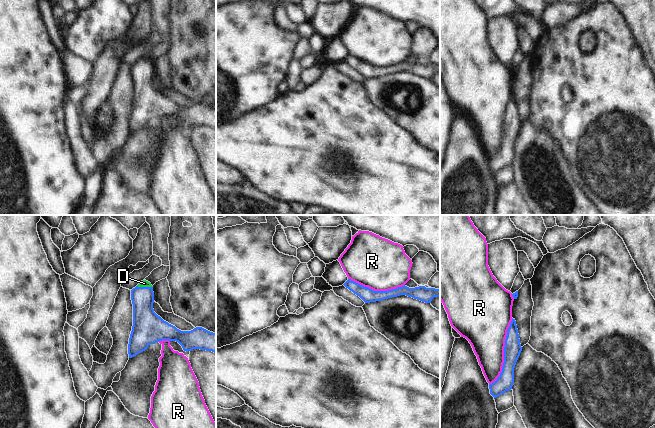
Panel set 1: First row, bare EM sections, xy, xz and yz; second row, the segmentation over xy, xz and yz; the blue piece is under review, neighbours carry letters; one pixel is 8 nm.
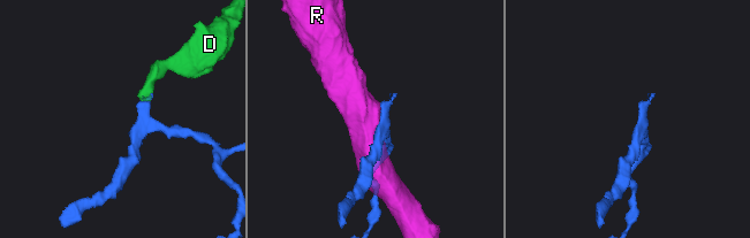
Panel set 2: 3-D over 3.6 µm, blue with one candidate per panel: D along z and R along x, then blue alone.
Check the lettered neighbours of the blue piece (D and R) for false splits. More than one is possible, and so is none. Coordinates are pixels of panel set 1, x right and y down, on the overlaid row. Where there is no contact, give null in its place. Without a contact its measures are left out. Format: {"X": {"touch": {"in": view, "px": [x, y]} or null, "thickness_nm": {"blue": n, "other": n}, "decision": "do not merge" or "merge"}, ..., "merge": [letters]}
{"D": {"touch": {"in": "xy", "px": [145, 287]}, "thickness_nm": {"blue": 190, "other": 60}, "decision": "merge"}, "R": {"touch": {"in": "yz", "px": [504, 352]}, "thickness_nm": {"blue": 140, "other": 340}, "decision": "do not merge"}, "merge": ["D"]}

